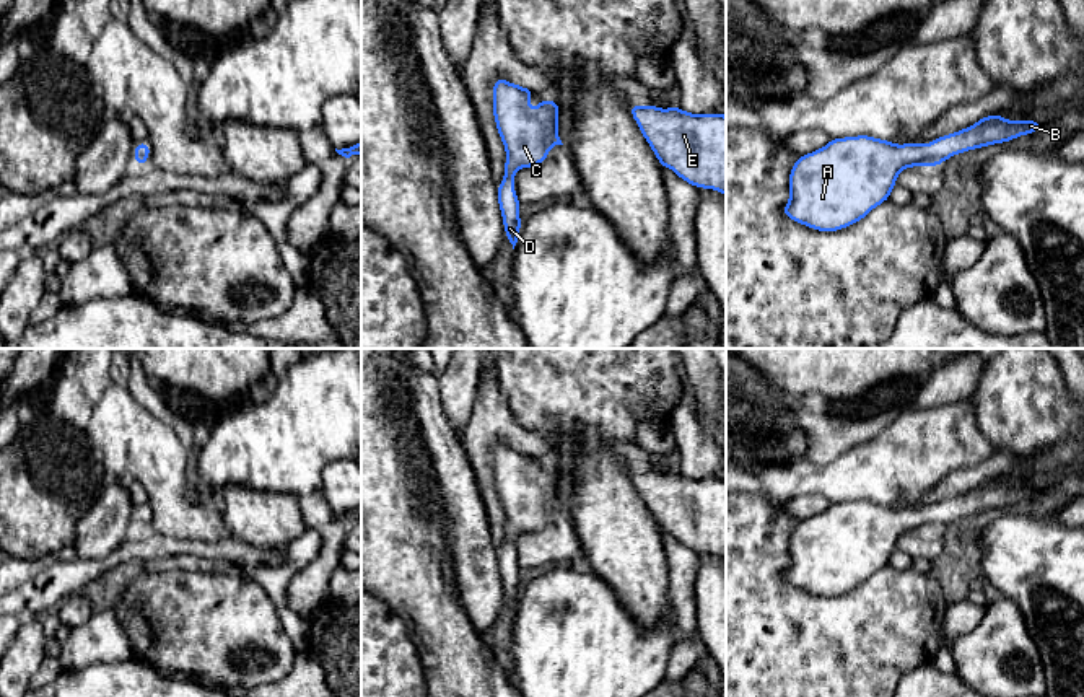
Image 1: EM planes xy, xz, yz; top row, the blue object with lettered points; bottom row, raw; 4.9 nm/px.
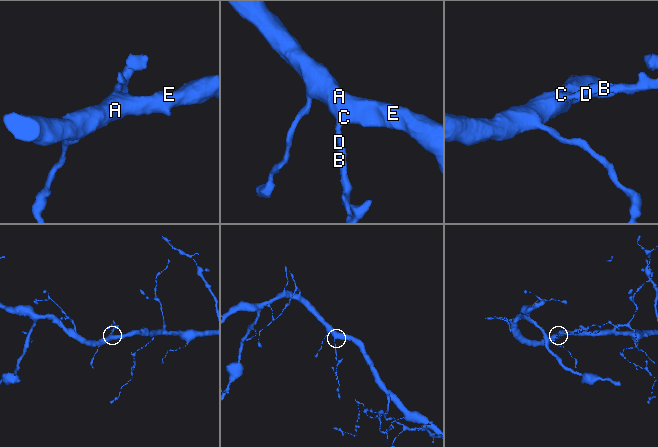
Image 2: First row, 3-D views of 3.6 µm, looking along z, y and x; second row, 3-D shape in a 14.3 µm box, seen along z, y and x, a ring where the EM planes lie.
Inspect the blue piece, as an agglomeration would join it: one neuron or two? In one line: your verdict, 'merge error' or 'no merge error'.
no merge error

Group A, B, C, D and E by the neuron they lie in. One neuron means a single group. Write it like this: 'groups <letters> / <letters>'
groups A B C D E

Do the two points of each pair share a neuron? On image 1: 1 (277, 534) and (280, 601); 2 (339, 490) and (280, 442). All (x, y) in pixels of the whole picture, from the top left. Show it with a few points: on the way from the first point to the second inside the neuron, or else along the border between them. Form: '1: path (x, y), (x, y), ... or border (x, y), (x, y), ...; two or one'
1: border (308, 528), (279, 549); two
2: border (344, 458), (332, 460), (324, 468), (319, 490); two

